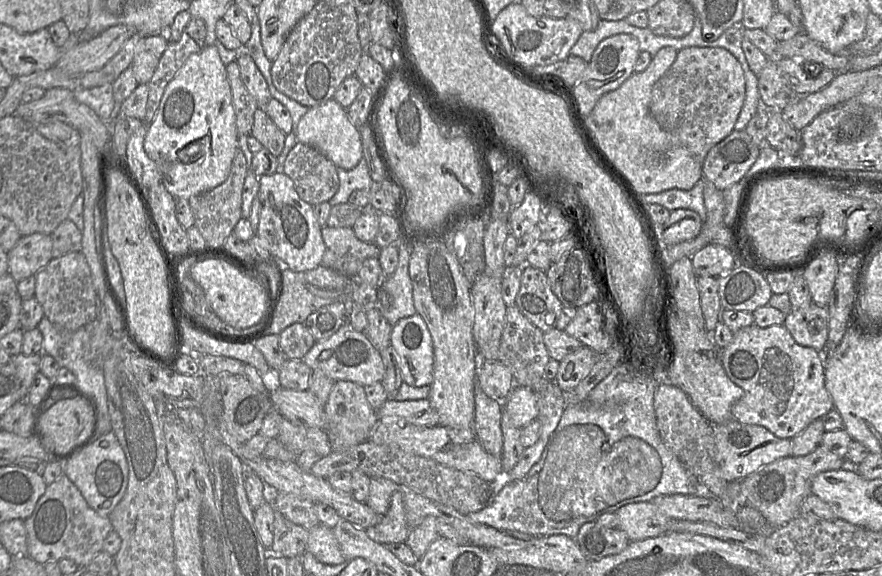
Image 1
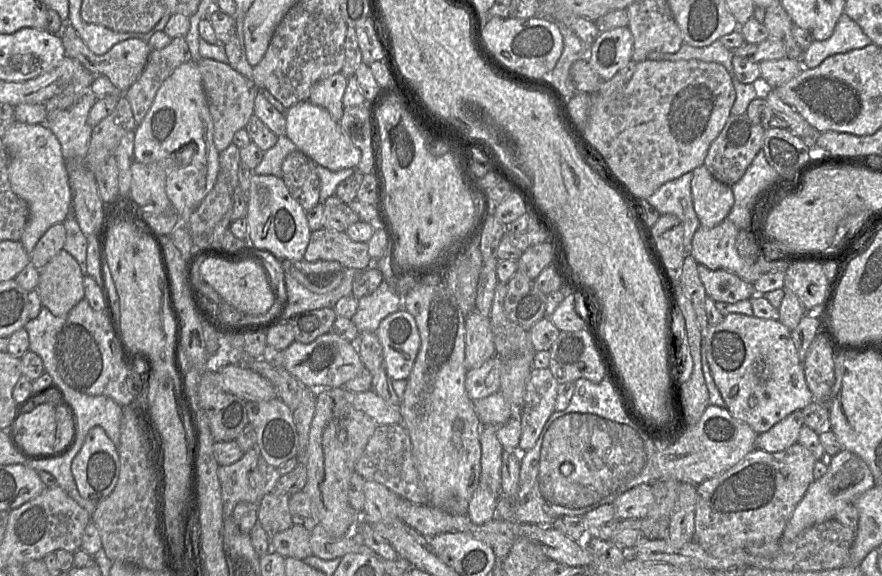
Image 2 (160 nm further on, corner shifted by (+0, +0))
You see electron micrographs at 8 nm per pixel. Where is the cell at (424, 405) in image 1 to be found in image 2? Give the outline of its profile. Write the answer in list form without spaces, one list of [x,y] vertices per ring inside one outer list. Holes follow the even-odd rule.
[[[345,390],[343,397],[355,409],[371,417],[378,425],[402,423],[400,405],[389,404],[372,390],[360,393]]]

